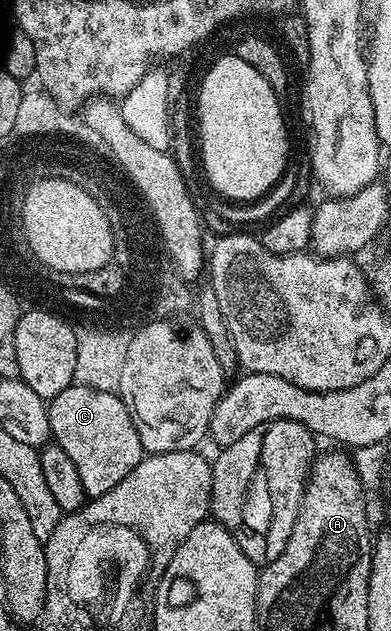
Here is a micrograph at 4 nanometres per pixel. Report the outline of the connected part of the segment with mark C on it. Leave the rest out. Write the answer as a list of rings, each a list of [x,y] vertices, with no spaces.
[[[74,382],[59,390],[48,405],[52,439],[71,457],[71,462],[75,462],[86,497],[102,496],[107,490],[115,490],[146,455],[143,442],[139,442],[139,430],[135,430],[133,415],[120,395],[104,393],[99,386],[88,388]]]

